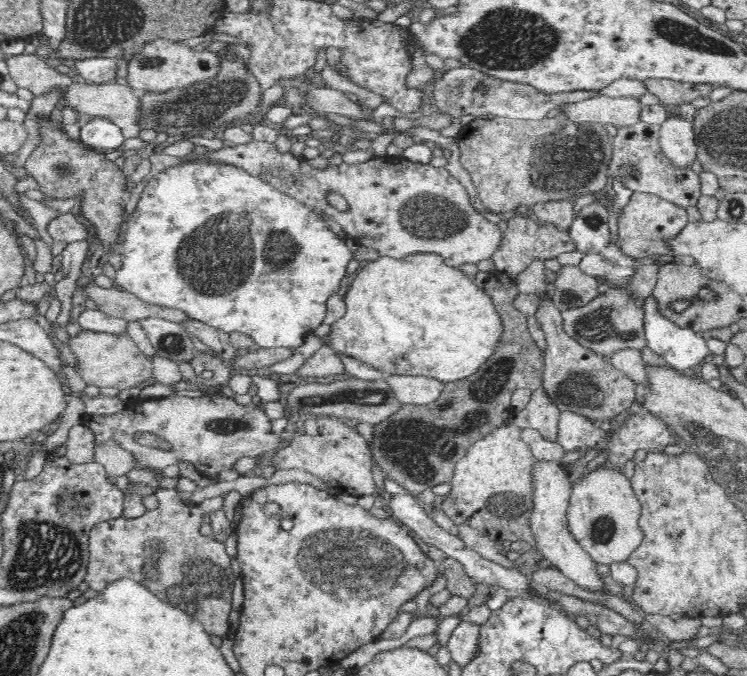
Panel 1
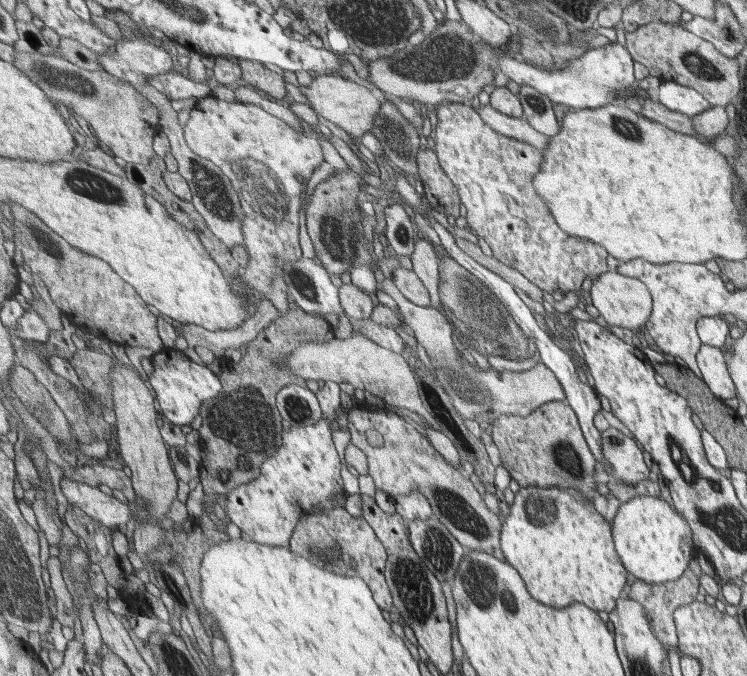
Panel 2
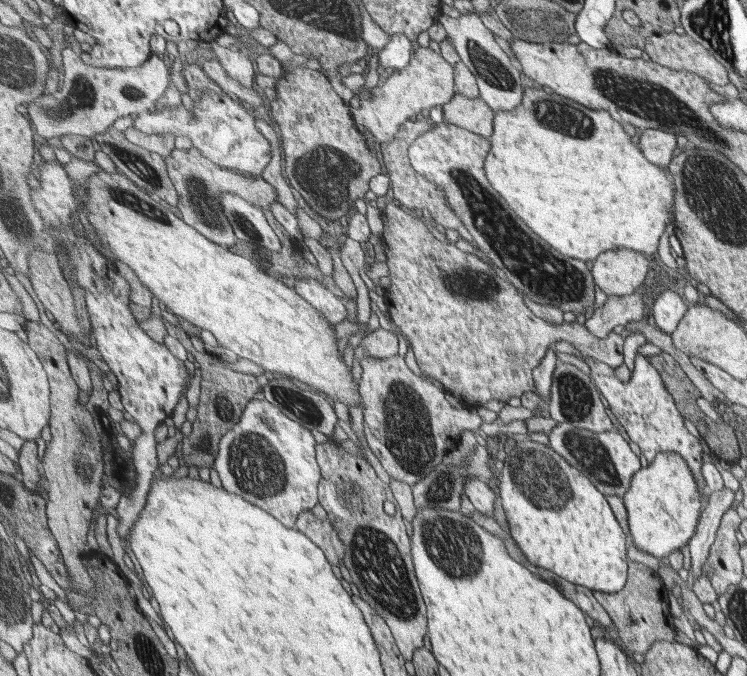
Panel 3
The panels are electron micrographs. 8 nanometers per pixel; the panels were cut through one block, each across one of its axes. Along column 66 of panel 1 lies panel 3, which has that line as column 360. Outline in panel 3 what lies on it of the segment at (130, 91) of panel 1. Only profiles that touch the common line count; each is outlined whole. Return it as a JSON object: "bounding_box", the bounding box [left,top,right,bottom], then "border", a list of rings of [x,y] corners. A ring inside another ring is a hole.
{"bounding_box":[357,46,456,147],"border":[[[417,46],[409,65],[403,70],[393,72],[383,85],[373,87],[370,92],[360,95],[357,113],[359,121],[373,134],[377,146],[380,147],[395,137],[404,122],[417,115],[424,115],[439,104],[443,106],[451,102],[456,93],[453,65],[431,48]]]}

